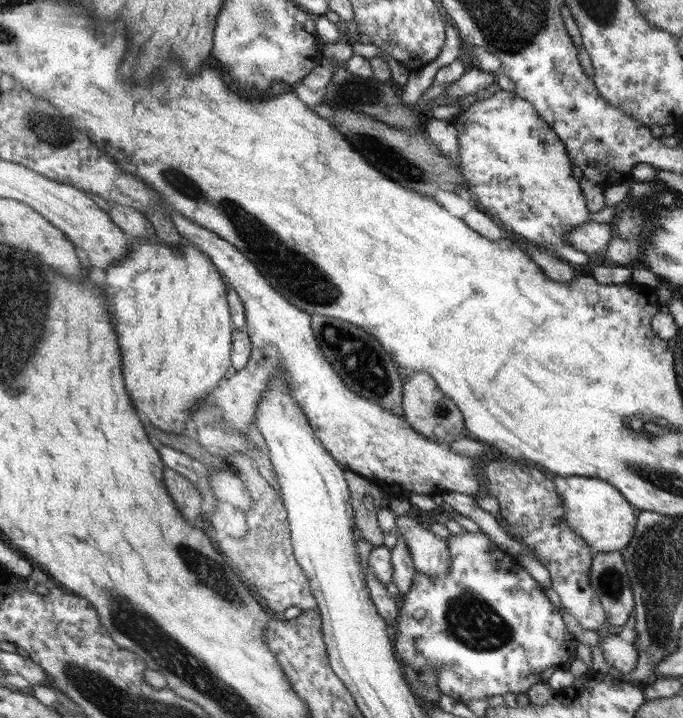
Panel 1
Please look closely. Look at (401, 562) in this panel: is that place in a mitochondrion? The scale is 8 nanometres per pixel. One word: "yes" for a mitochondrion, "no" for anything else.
no

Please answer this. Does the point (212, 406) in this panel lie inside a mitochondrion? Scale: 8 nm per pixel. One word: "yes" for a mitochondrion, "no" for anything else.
yes

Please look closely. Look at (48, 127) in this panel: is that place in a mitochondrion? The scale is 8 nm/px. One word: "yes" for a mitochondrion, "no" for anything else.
yes

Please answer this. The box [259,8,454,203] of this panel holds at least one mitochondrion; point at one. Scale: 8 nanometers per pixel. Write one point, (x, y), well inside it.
(390, 161)

